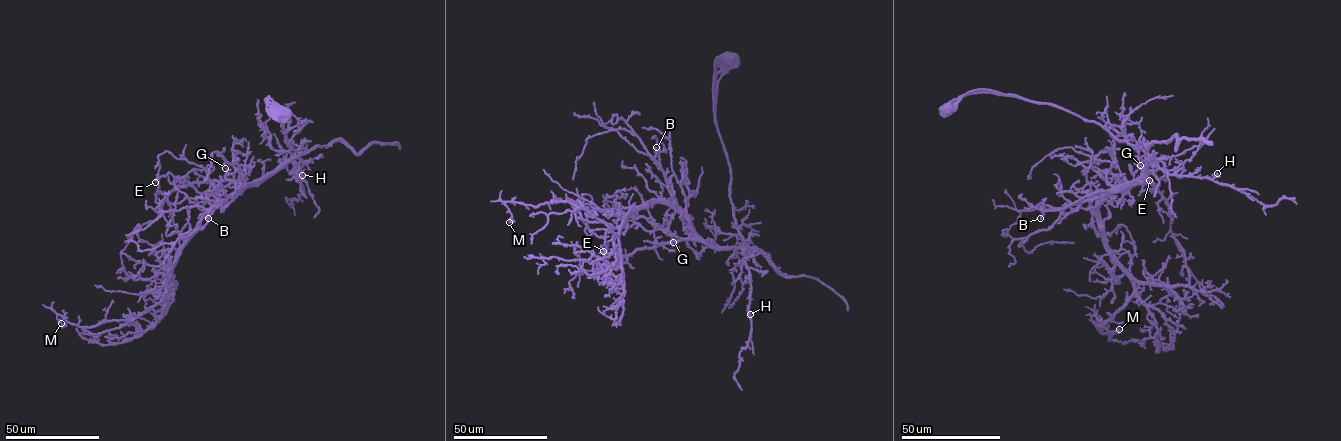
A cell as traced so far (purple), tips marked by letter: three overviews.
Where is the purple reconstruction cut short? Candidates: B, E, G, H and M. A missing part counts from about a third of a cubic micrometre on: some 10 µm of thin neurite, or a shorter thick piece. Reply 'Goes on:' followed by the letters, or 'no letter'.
Goes on: no letter

